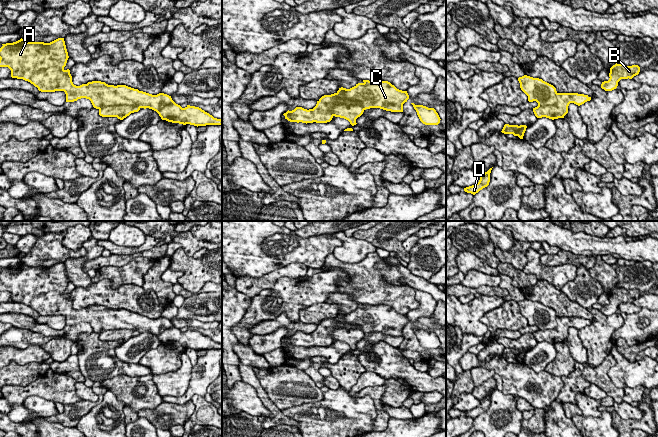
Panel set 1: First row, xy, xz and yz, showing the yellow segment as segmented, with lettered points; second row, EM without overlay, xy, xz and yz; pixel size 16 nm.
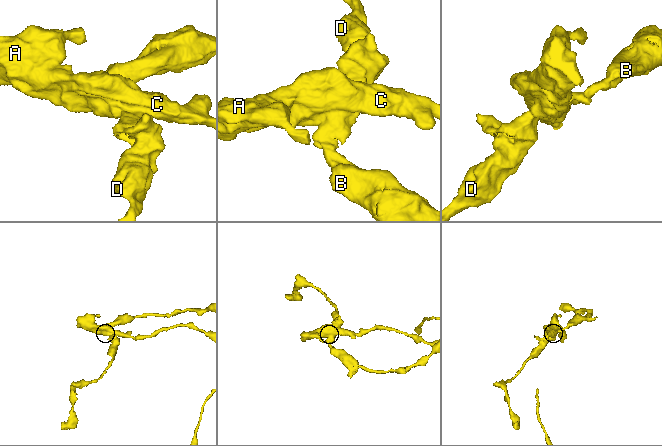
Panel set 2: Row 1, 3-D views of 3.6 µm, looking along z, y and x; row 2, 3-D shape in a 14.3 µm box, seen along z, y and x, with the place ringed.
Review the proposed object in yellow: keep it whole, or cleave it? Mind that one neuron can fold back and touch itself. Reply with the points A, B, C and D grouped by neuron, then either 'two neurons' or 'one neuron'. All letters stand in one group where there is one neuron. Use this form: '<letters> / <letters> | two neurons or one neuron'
A C / B D | two neurons

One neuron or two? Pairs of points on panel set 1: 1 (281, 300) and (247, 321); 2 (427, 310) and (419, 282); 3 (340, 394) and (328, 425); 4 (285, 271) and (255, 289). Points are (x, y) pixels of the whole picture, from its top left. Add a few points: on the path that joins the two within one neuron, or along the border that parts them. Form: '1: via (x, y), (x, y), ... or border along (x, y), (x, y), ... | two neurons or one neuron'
1: via (273, 302), (264, 306), (255, 314) | one neuron
2: border along (416, 289), (426, 291), (435, 301) | two neurons
3: via (347, 407), (356, 416), (356, 419), (341, 425) | one neuron
4: via (278, 273), (262, 283) | one neuron

